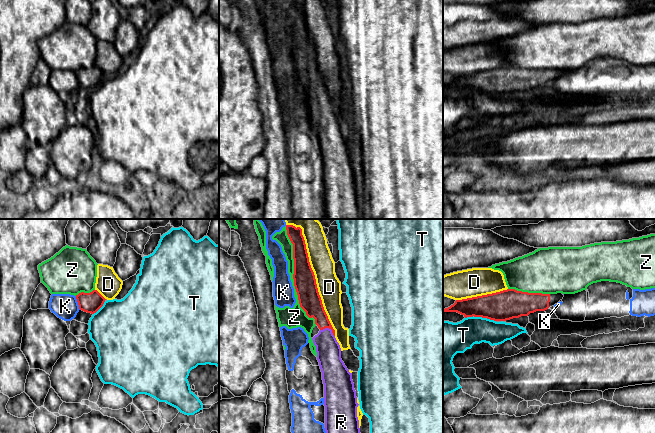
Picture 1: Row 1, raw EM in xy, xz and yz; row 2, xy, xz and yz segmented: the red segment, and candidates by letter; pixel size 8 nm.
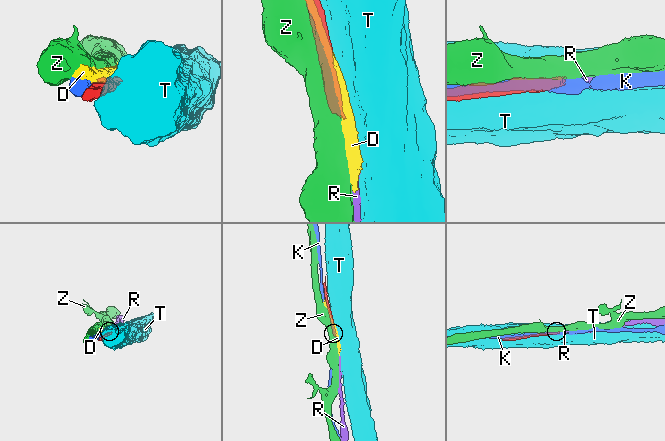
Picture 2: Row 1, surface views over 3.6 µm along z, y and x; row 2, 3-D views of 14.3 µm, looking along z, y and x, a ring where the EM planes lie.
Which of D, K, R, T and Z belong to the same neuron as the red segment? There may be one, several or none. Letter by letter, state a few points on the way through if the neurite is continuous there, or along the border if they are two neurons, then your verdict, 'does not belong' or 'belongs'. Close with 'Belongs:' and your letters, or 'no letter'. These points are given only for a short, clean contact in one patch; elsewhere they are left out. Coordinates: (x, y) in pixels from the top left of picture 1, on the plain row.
D: does not belong
K: does not belong
R: way xz (311, 79), (321, 96), (329, 104), (328, 126); belongs
T: does not belong
Z: does not belong
Belongs: R

